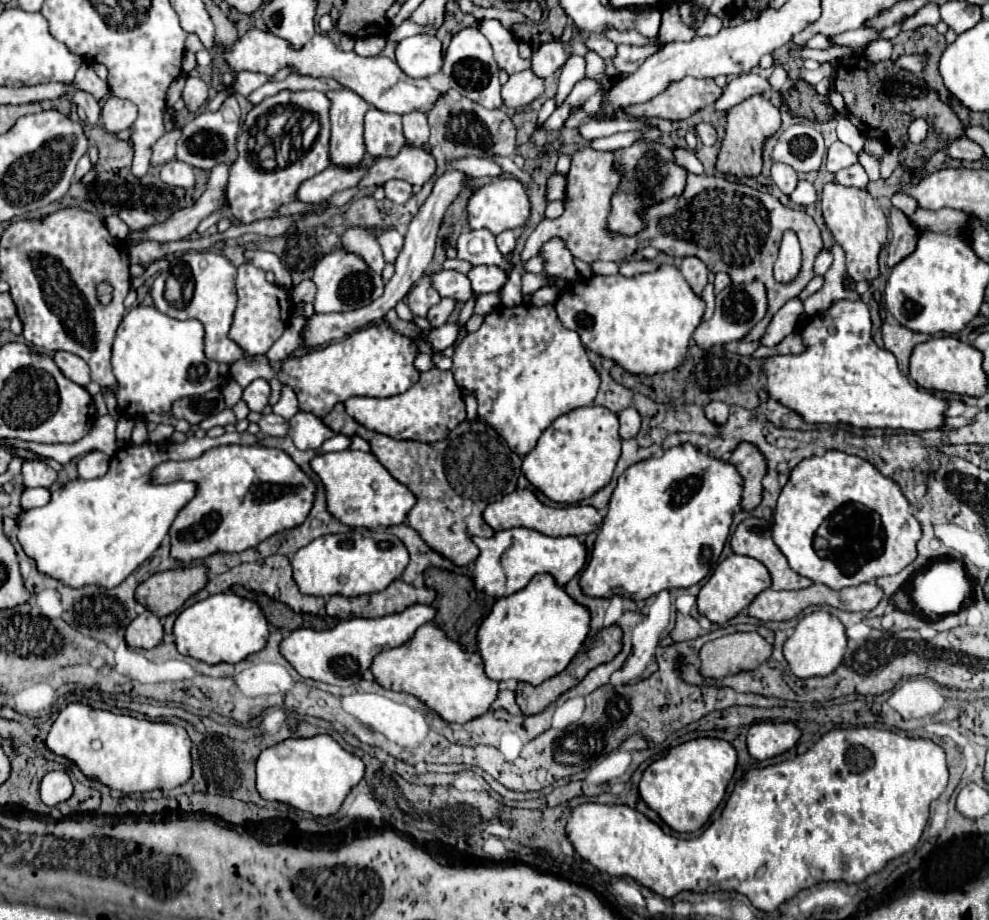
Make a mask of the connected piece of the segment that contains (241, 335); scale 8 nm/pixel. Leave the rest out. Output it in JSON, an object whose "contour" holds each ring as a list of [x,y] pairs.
{"contour":[[[245,262],[237,268],[237,310],[229,330],[229,338],[235,340],[247,354],[265,354],[273,342],[287,328],[293,304],[289,302],[289,292],[277,284],[267,282],[265,272],[251,262]]]}

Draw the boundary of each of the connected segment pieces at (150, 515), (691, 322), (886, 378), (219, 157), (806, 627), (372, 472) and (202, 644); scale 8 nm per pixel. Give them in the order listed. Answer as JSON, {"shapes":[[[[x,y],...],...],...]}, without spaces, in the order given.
{"shapes":[[[[233,432],[233,434],[223,434],[219,438],[189,436],[185,442],[169,440],[163,444],[145,442],[141,446],[121,446],[111,456],[111,464],[105,476],[93,478],[93,480],[83,480],[83,478],[71,480],[53,492],[51,502],[47,506],[27,510],[25,516],[19,520],[17,538],[23,550],[27,552],[27,556],[31,556],[37,562],[39,572],[49,574],[71,588],[81,588],[87,584],[115,588],[161,546],[163,538],[169,534],[169,528],[175,516],[189,504],[189,500],[197,492],[197,484],[185,482],[185,480],[177,480],[169,484],[155,484],[151,476],[155,466],[165,460],[191,460],[191,458],[201,456],[205,450],[223,446],[223,444],[257,444],[259,440],[261,436],[255,436],[249,432]]],[[[661,264],[655,272],[631,278],[615,274],[577,280],[559,294],[555,310],[569,330],[581,334],[589,350],[615,360],[631,374],[657,374],[683,362],[689,340],[703,318],[705,302],[691,292],[679,268]]],[[[839,300],[829,310],[805,318],[801,334],[807,352],[799,356],[773,356],[763,368],[767,374],[767,392],[799,412],[805,422],[847,422],[855,428],[905,428],[911,432],[941,428],[945,424],[949,402],[913,386],[899,370],[895,356],[873,342],[865,302]]],[[[229,96],[217,112],[205,110],[203,114],[199,114],[193,122],[183,126],[183,136],[177,142],[177,158],[181,162],[187,162],[197,168],[205,168],[205,170],[213,168],[217,162],[231,164],[237,158],[235,140],[239,132],[239,116],[241,112],[235,96]]],[[[817,610],[813,614],[807,614],[797,626],[795,632],[787,638],[783,646],[785,660],[789,662],[789,668],[797,678],[811,678],[811,676],[827,676],[831,674],[843,660],[847,646],[845,626],[841,620],[825,610]]],[[[343,450],[317,454],[311,460],[311,468],[319,474],[327,488],[329,512],[339,518],[343,524],[353,528],[379,528],[403,524],[409,510],[415,506],[417,496],[405,486],[399,484],[383,464],[379,464],[373,452],[361,450]]],[[[221,592],[185,608],[175,620],[173,634],[177,650],[183,656],[189,654],[209,664],[235,664],[265,648],[269,640],[269,622],[257,602],[241,598],[235,592]]]]}

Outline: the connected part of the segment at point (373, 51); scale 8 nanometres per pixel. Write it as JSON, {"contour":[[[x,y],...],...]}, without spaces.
{"contour":[[[367,36],[363,40],[355,40],[355,52],[359,56],[377,56],[385,48],[387,38],[385,36]]]}

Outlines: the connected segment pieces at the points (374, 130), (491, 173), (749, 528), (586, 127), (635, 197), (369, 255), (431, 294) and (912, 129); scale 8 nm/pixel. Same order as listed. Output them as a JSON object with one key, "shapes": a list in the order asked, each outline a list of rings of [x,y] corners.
{"shapes":[[[[369,108],[365,114],[365,148],[371,158],[395,156],[405,146],[401,116]]],[[[475,156],[455,158],[455,160],[449,160],[449,164],[467,172],[473,178],[497,178],[503,174],[503,170],[495,162],[485,160],[485,158],[475,158]]],[[[745,518],[731,536],[733,552],[753,556],[763,562],[771,572],[773,590],[799,590],[815,584],[813,580],[807,580],[805,576],[799,576],[795,570],[791,570],[787,558],[771,540],[771,528],[771,522],[765,518]]],[[[591,118],[585,124],[581,124],[579,130],[587,140],[595,140],[595,138],[603,138],[603,136],[611,136],[617,132],[635,130],[635,128],[643,128],[643,126],[647,126],[643,120],[625,120],[625,118],[595,120],[595,118]]],[[[647,140],[637,142],[631,148],[615,150],[615,156],[617,156],[615,166],[621,170],[623,180],[621,180],[619,192],[611,200],[613,210],[611,210],[611,216],[609,216],[609,228],[615,230],[615,232],[621,232],[621,234],[635,234],[635,232],[645,228],[643,220],[639,218],[639,212],[643,208],[659,202],[659,200],[679,196],[685,188],[687,170],[675,164],[669,146],[647,142]]],[[[351,228],[343,234],[343,248],[349,252],[357,252],[363,256],[363,260],[369,264],[371,270],[377,274],[383,272],[385,260],[379,244],[375,242],[375,236],[363,228]]],[[[425,274],[419,284],[415,284],[415,288],[411,288],[411,292],[407,294],[407,306],[411,308],[411,312],[419,318],[425,318],[427,312],[439,302],[439,294],[433,290],[431,286],[431,278],[429,274]]],[[[923,118],[913,120],[913,122],[911,122],[911,126],[909,126],[909,130],[907,130],[909,142],[919,144],[921,140],[925,140],[925,136],[927,136],[927,128],[929,128],[929,124],[927,124]]]]}

